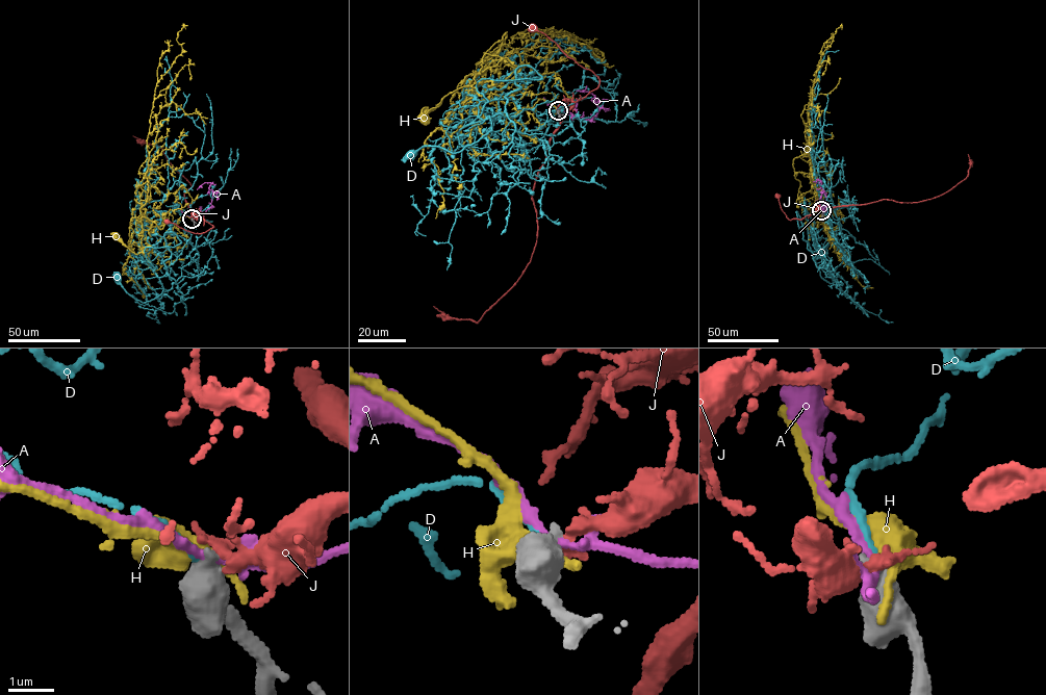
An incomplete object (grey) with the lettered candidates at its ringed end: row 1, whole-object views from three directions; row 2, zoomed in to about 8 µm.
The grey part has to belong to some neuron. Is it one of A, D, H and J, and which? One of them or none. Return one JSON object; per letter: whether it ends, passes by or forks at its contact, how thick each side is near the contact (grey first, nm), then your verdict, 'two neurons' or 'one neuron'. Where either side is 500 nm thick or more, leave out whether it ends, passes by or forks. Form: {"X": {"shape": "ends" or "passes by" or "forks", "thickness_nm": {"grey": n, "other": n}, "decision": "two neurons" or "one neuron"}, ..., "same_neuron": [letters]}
{"A": {"thickness_nm": {"grey": 550, "other": 140}, "decision": "two neurons"}, "D": {"thickness_nm": {"grey": 600, "other": 160}, "decision": "one neuron"}, "H": {"thickness_nm": {"grey": 700, "other": 360}, "decision": "two neurons"}, "J": {"thickness_nm": {"grey": 500, "other": 240}, "decision": "two neurons"}, "same_neuron": ["D"]}

